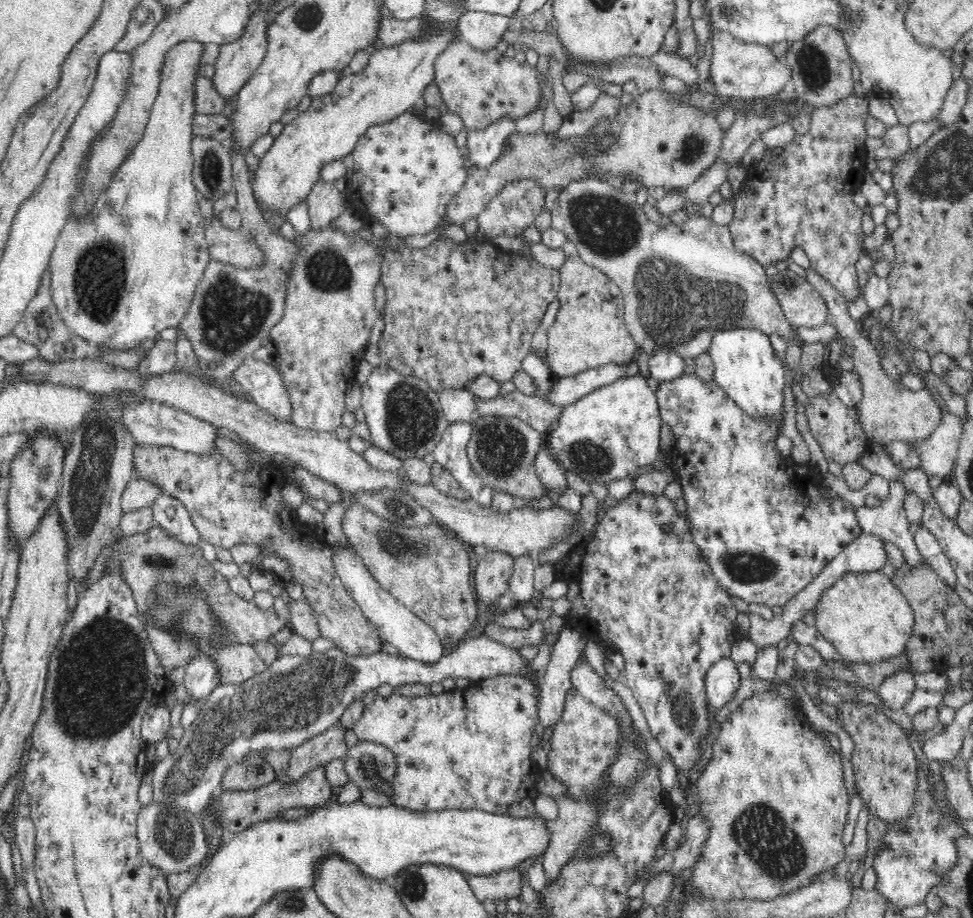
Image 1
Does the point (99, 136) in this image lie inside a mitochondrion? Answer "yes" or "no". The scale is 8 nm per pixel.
no

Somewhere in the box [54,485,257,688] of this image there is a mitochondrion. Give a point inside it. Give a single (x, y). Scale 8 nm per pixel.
(156, 562)

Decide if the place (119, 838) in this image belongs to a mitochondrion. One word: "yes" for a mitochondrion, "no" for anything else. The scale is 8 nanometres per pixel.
no

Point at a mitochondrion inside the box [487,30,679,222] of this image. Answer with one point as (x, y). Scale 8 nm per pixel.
(518, 164)

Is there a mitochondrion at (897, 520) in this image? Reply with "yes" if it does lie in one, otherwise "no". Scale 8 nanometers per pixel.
no

